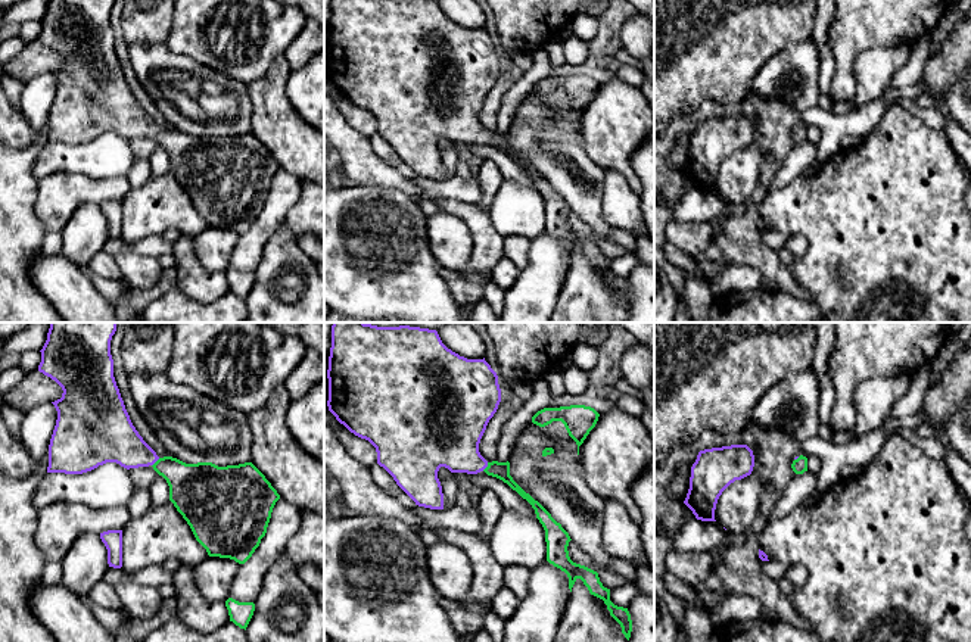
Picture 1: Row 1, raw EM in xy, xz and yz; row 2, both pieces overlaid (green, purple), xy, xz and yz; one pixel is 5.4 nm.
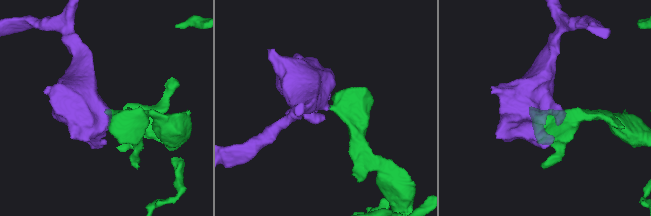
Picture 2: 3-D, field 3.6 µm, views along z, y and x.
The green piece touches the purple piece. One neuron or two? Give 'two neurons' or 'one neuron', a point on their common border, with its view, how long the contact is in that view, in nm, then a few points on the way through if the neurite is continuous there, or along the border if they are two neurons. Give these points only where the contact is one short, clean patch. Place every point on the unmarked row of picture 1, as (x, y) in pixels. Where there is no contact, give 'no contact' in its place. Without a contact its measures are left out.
one neuron; contact xz (486, 137); length 60 nm; way xz (501, 140), (486, 137), (476, 133), (451, 108)

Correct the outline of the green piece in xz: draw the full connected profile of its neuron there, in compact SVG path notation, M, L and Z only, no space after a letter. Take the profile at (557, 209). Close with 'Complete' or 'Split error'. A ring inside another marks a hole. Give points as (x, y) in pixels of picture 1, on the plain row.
M332 0L327 49L329 81L351 103L376 118L377 134L416 175L444 180L444 163L438 149L441 137L451 143L485 141L526 169L545 200L547 231L567 244L570 262L581 249L591 265L603 269L629 311L632 290L628 278L610 271L610 259L603 256L597 241L570 230L569 203L513 150L508 131L488 133L480 125L480 109L501 72L498 46L485 28L460 27L442 13L436 0Z. Split error

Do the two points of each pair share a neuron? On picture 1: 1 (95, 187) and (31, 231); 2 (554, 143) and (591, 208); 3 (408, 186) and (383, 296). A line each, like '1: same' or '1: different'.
1: different
2: same
3: different

